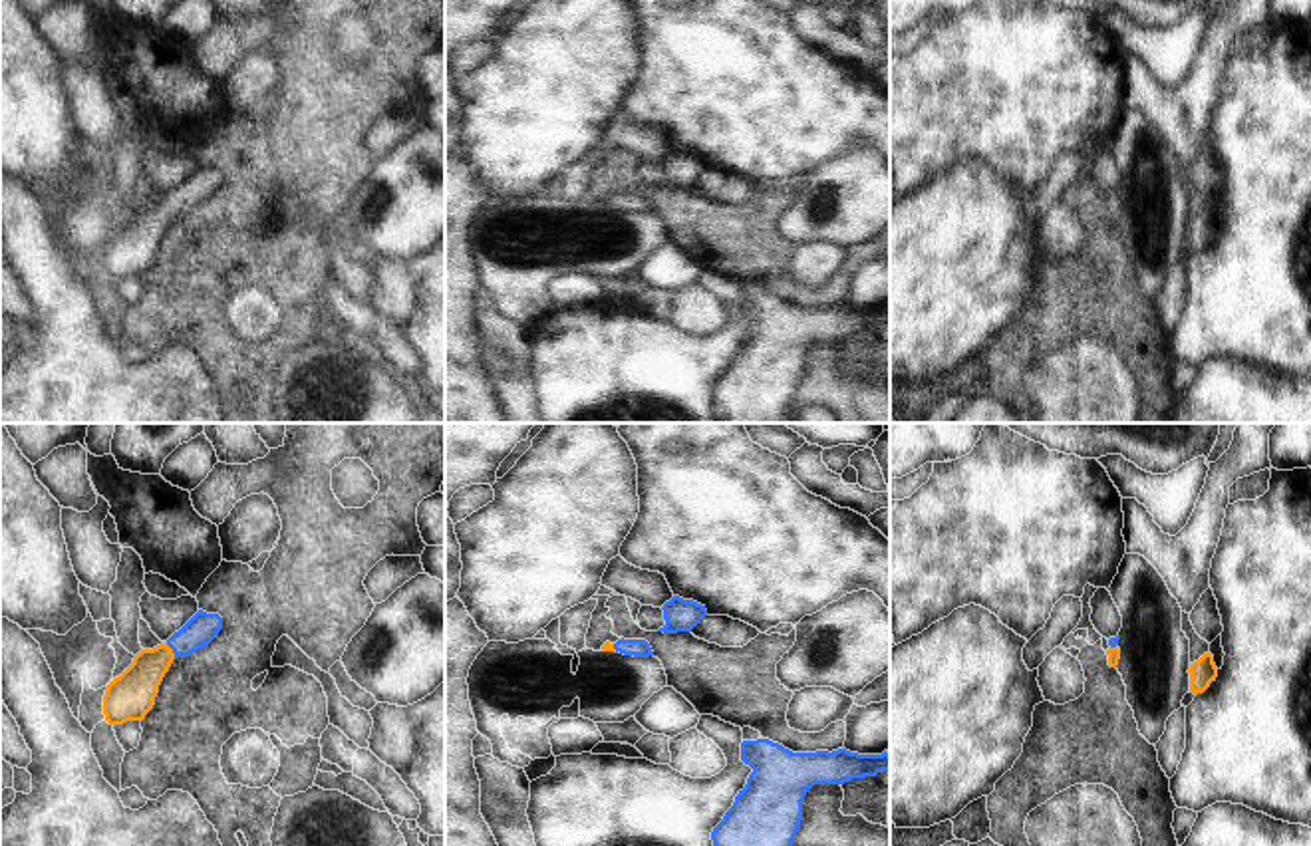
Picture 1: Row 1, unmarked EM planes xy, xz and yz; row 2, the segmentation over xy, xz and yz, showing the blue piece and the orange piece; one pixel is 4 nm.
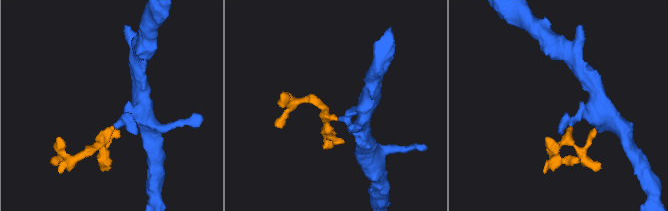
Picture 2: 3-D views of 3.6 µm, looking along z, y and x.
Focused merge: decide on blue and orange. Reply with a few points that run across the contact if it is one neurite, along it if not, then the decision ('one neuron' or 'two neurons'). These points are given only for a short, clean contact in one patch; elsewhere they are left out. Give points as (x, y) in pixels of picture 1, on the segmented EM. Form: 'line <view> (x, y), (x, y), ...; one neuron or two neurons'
line xy (201, 628), (171, 648), (142, 678), (132, 696); one neuron

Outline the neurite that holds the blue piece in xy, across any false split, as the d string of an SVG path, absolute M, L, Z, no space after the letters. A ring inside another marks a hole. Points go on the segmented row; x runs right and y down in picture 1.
M199 610L179 632L153 649L141 649L133 663L115 677L103 695L109 725L143 721L153 709L159 685L175 657L187 657L209 645L222 630L218 614Z

